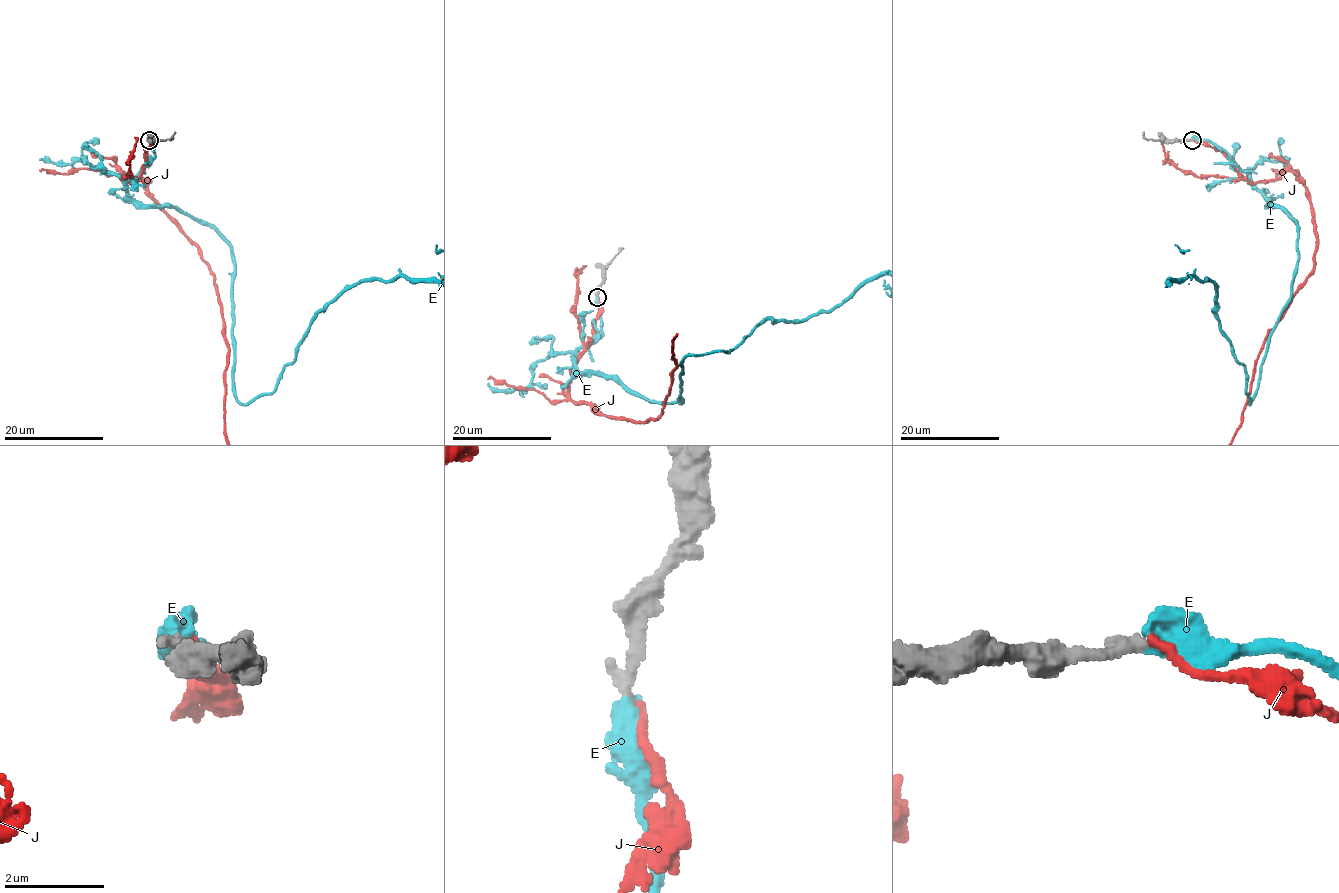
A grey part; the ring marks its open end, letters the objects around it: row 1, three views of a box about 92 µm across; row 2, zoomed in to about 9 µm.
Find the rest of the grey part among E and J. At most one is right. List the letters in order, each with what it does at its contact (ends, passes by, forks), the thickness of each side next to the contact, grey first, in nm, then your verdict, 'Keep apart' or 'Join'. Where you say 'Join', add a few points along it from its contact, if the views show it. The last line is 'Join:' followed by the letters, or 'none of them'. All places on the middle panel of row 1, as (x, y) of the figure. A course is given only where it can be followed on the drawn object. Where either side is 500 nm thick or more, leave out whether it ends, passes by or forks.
E: Thickness 260 nm (grey) against 550 nm. Join
J: It ends there. Thickness 260 nm (grey) against 190 nm. Keep apart
Join: E

